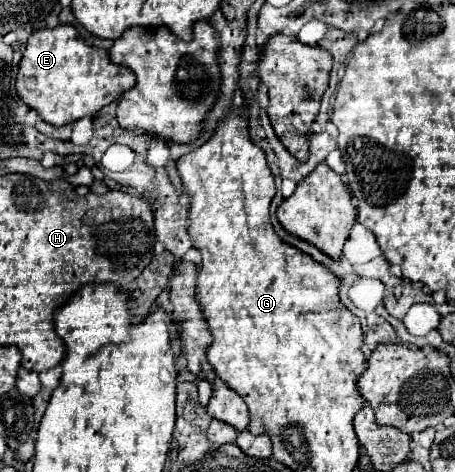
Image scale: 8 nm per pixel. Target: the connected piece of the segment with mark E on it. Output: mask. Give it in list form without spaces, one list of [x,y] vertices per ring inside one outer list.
[[[70,24],[35,31],[27,41],[17,73],[19,99],[35,109],[45,123],[55,127],[97,115],[105,105],[133,89],[133,83],[133,71],[125,71],[125,67],[115,65],[105,49],[87,45]]]

